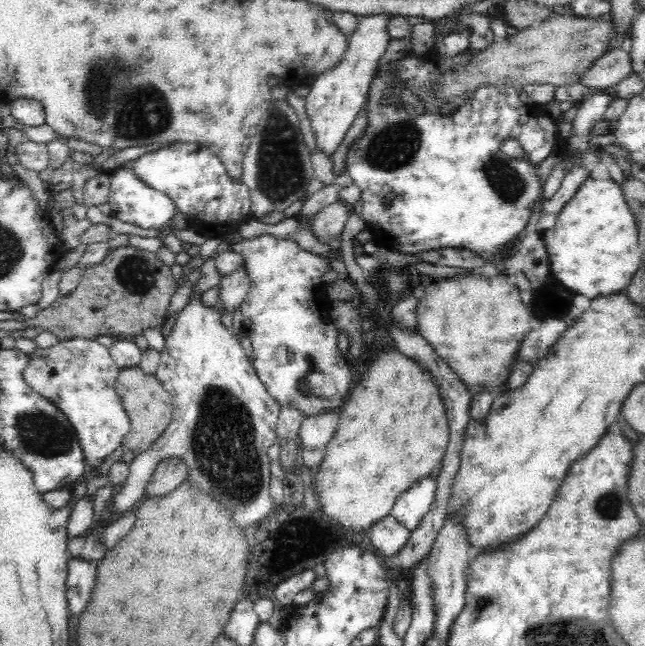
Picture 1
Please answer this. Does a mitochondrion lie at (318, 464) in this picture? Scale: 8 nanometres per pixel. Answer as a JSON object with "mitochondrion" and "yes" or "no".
{"mitochondrion":"no"}

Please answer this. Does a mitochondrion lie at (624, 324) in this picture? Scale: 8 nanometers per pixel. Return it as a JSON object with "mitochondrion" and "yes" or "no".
{"mitochondrion":"no"}

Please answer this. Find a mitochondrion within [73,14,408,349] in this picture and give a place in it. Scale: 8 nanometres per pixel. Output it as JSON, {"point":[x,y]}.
{"point":[120,91]}

